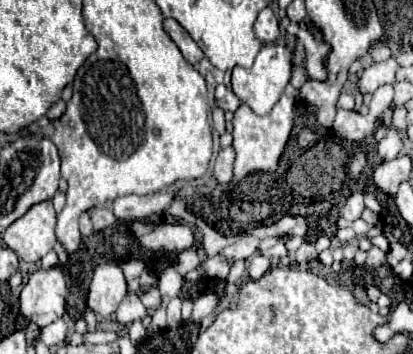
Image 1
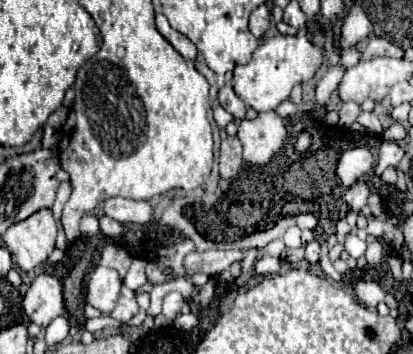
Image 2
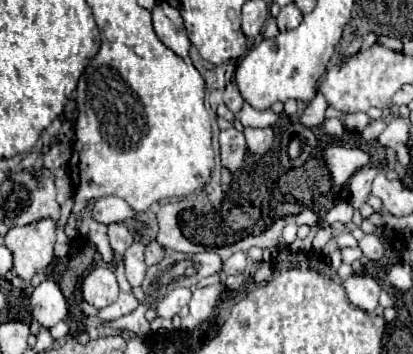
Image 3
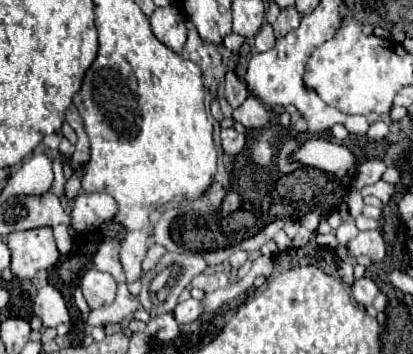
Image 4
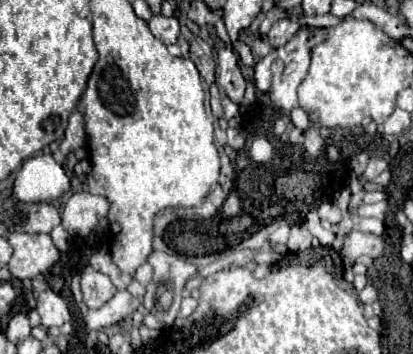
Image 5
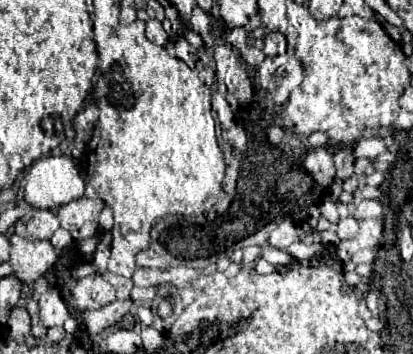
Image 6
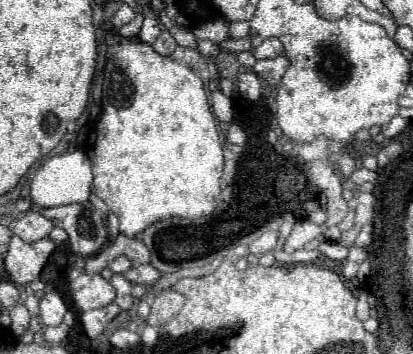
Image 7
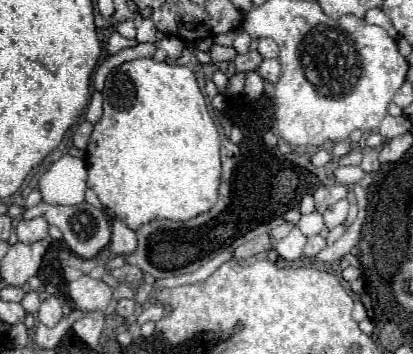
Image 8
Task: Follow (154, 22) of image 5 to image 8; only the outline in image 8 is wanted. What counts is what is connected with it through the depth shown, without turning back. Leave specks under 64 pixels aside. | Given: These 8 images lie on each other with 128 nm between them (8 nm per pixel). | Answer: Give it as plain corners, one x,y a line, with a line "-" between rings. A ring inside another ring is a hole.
142,20
140,28
136,30
138,42
156,42
156,26
152,20

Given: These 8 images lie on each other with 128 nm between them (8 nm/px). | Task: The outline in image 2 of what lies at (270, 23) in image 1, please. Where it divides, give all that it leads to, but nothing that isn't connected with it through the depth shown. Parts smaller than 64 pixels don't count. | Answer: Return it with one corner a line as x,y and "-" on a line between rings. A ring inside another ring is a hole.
262,4
258,6
252,14
250,14
250,32
256,36
256,38
264,38
266,30
270,28
270,12
268,8

